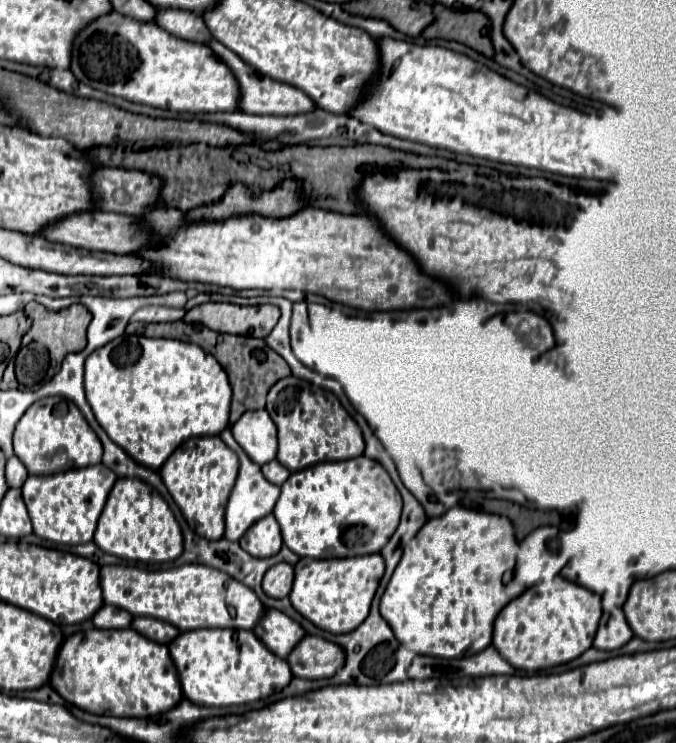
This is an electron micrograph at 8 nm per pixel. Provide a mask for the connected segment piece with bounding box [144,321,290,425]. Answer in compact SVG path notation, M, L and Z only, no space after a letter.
M174 321L174 323L156 323L156 325L148 325L144 327L144 333L152 331L152 337L168 337L168 339L178 339L178 341L186 341L186 343L198 343L204 351L208 351L210 355L216 357L216 361L220 361L220 365L224 367L230 385L234 389L234 397L232 397L232 407L230 407L230 425L238 421L238 417L244 411L250 409L264 409L266 407L266 393L278 379L284 379L290 375L290 367L288 363L276 353L272 351L262 339L254 339L254 337L244 337L244 335L224 335L224 333L214 333L202 325L192 325L192 323L184 323L184 321Z

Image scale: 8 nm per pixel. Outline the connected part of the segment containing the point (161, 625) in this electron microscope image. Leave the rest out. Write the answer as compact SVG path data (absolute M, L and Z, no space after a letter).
M134 617L132 629L136 629L140 635L144 635L156 643L164 643L164 645L170 645L180 635L180 631L174 625L160 621L160 619L152 619L152 617Z

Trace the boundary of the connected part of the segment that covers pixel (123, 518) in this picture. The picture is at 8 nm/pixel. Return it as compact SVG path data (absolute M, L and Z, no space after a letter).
M122 477L114 483L106 507L100 515L94 543L110 555L146 563L174 561L184 551L180 525L176 523L170 507L160 497L160 493L142 479L128 479L128 477Z

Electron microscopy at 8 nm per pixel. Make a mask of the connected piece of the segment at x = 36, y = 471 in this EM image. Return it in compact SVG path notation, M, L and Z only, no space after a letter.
M44 397L18 421L14 431L14 453L30 475L46 475L62 469L68 471L98 465L102 461L102 443L70 399Z

